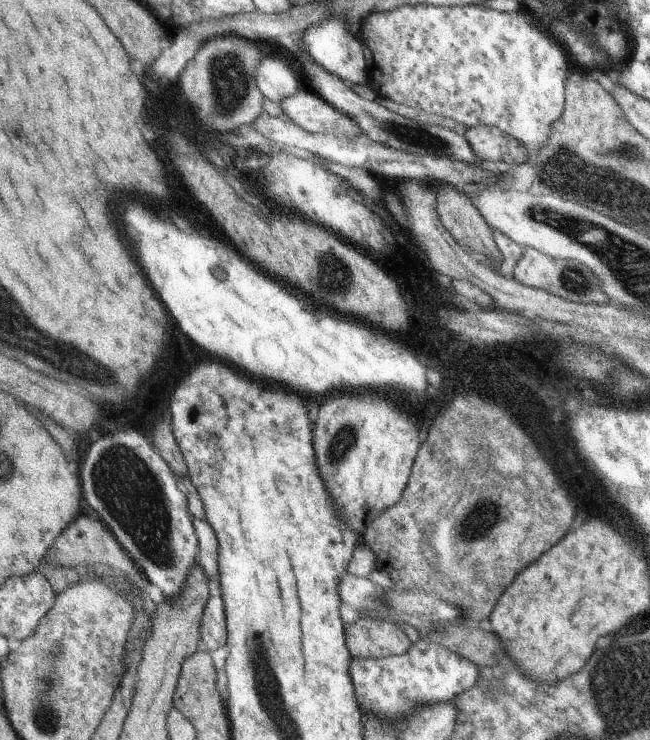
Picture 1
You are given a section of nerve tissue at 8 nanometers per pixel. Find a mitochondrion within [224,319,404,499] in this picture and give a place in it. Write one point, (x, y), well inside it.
(339, 449)

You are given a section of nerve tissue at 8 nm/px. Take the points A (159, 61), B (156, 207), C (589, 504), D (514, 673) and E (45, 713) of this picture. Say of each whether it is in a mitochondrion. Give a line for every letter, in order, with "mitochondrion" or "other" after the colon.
A: other
B: other
C: other
D: other
E: mitochondrion

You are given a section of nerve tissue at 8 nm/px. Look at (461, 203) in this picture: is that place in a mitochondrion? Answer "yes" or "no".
no

